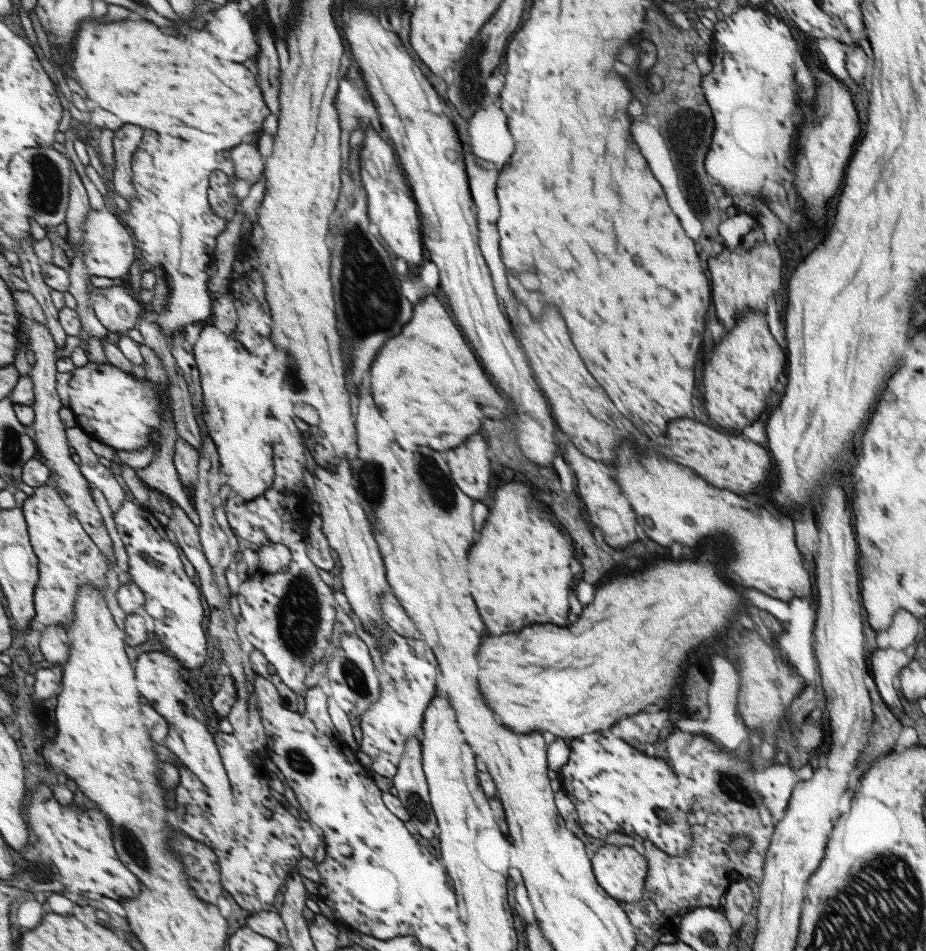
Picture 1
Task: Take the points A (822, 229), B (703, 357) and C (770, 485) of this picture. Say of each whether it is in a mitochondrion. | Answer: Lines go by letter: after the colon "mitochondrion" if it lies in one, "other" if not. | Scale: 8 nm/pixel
A: other
B: other
C: other

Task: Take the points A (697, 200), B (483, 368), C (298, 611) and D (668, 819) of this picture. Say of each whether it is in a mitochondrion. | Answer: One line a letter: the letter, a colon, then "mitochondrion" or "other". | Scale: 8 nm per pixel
A: other
B: other
C: mitochondrion
D: mitochondrion

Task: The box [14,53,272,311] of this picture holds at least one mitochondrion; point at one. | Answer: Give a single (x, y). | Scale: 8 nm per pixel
(49, 184)

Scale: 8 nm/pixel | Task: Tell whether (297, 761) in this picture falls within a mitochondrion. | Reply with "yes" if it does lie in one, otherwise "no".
yes

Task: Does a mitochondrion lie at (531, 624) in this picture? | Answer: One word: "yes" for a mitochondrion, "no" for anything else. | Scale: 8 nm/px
no

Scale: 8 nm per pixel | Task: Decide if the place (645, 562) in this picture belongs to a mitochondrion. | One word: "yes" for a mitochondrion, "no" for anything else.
no

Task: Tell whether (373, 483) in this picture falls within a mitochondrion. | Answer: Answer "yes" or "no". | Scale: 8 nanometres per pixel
yes

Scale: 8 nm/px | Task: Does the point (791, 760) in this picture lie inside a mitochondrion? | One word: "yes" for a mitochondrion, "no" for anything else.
no

